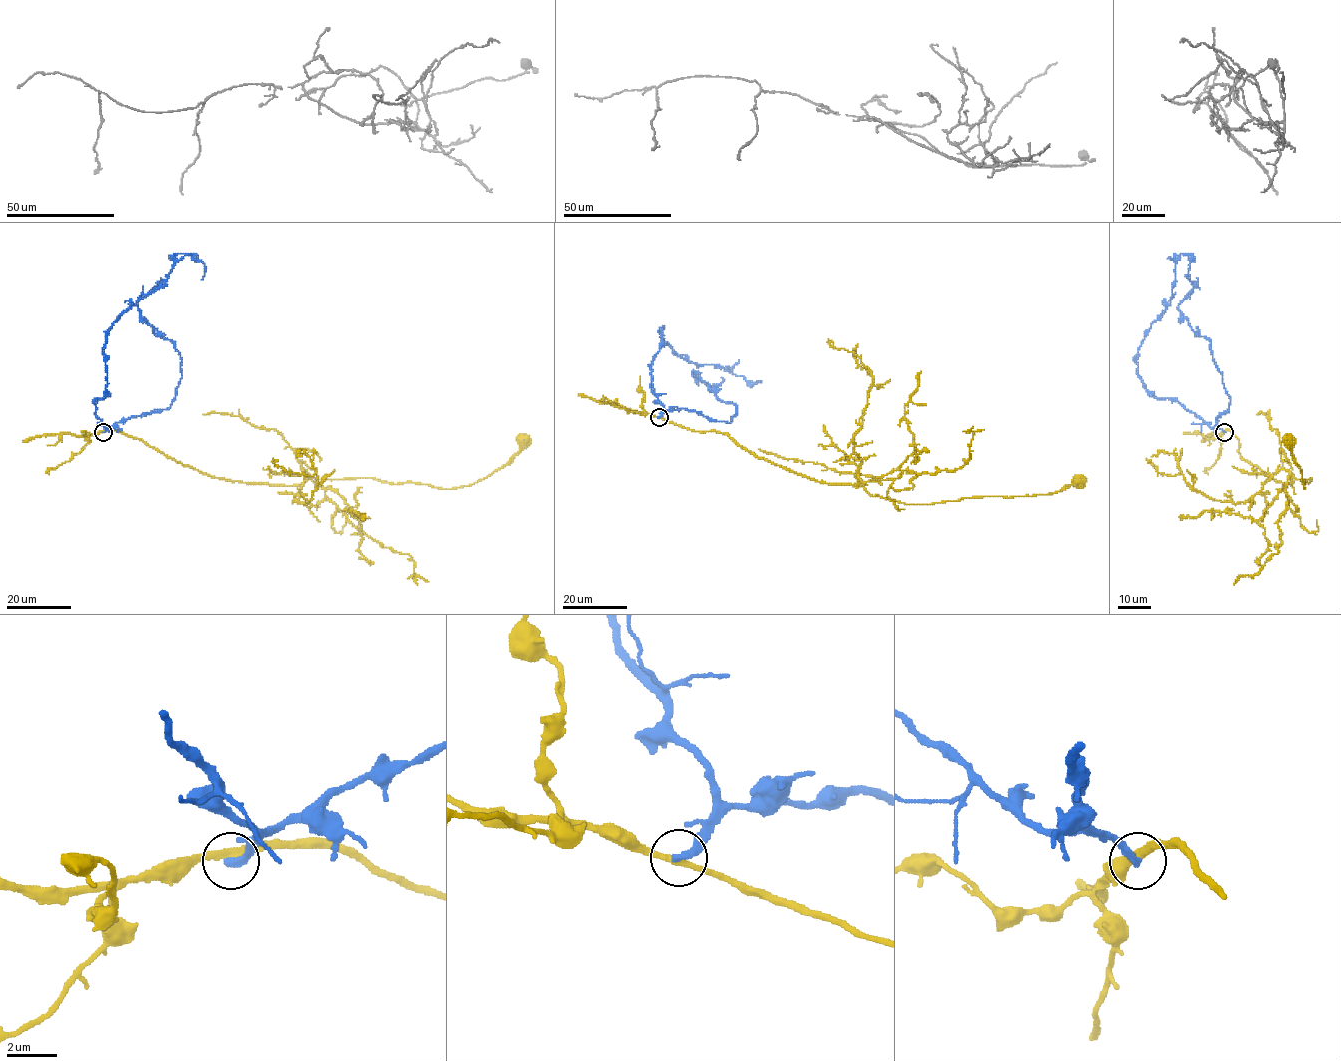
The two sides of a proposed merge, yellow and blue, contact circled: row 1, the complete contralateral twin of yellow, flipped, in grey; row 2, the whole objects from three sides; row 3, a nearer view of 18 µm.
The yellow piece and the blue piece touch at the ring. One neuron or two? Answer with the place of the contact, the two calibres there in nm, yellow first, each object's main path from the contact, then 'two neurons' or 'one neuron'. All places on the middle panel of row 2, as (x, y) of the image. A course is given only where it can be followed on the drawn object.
(659, 417) | 260/320 nm | yellow via (659, 417), (726, 433), (802, 475), (862, 486), (905, 503), (1054, 493), (1079, 483) | blue via (659, 417), (664, 405), (651, 389), (651, 370), (662, 340), (660, 328), (661, 338), (681, 357), (757, 381) | two neurons

